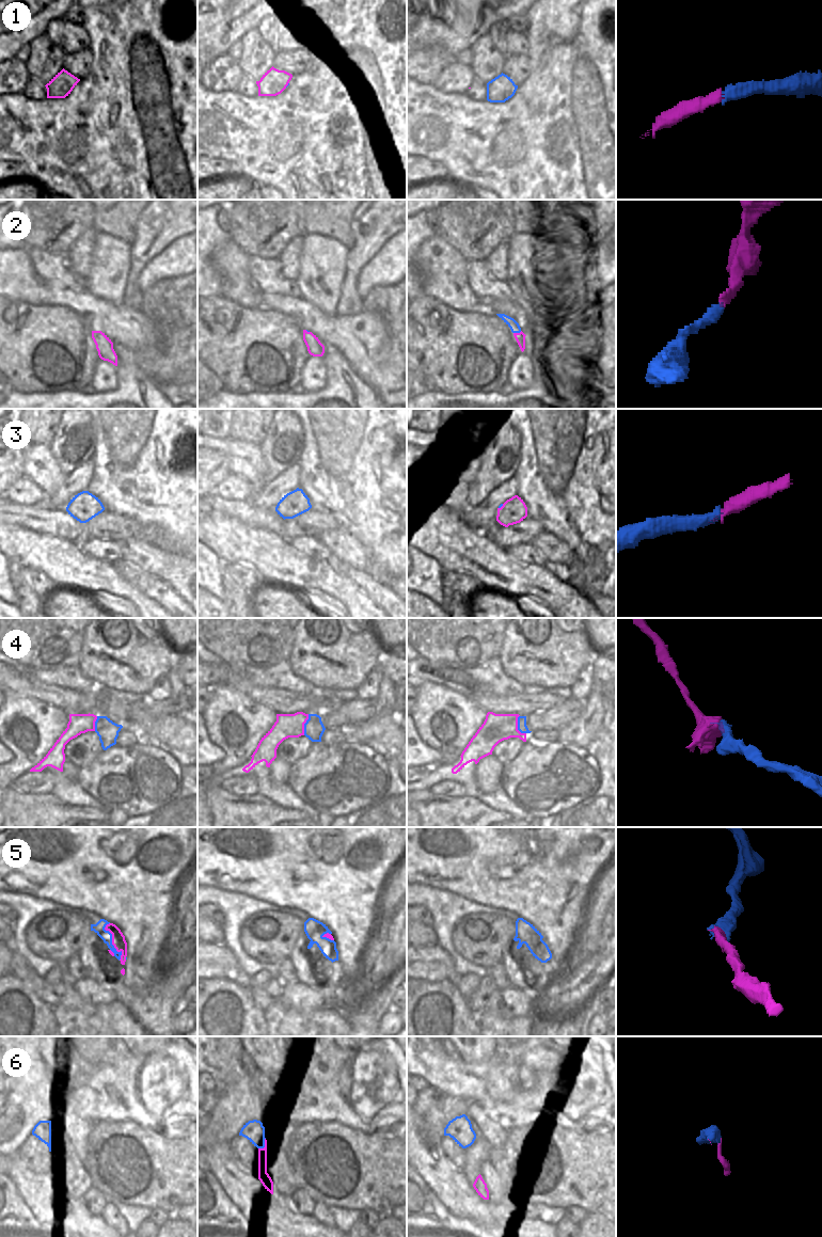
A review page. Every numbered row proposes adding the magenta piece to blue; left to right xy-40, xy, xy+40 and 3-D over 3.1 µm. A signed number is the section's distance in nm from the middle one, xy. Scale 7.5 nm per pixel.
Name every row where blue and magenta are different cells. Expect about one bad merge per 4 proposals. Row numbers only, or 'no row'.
6

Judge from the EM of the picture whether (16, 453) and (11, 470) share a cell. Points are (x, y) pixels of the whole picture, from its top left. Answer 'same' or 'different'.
same

